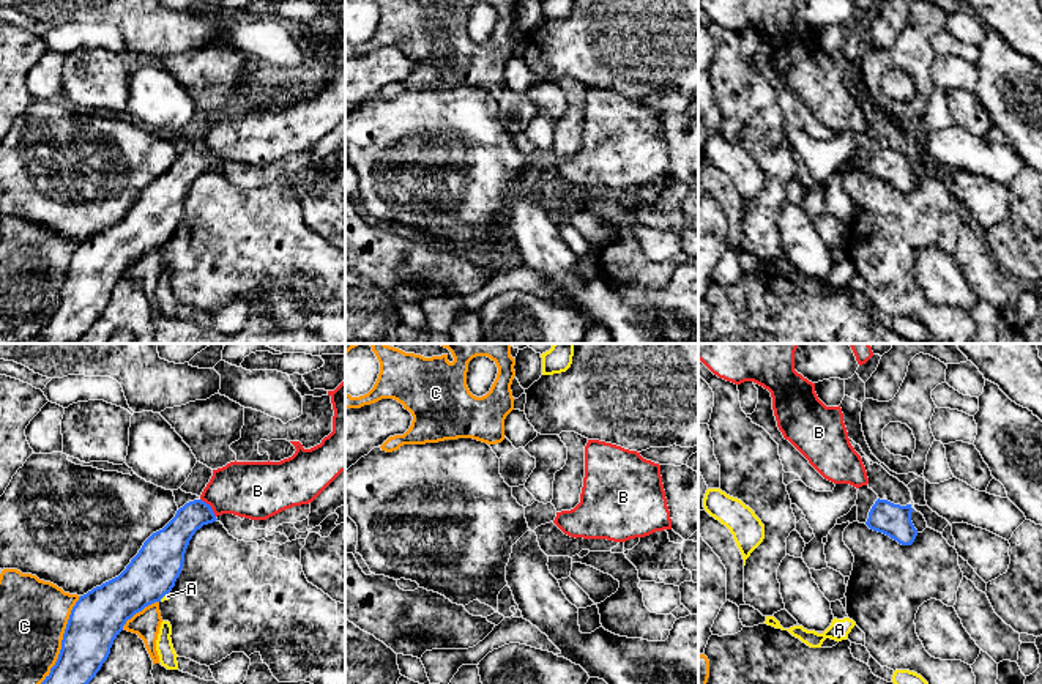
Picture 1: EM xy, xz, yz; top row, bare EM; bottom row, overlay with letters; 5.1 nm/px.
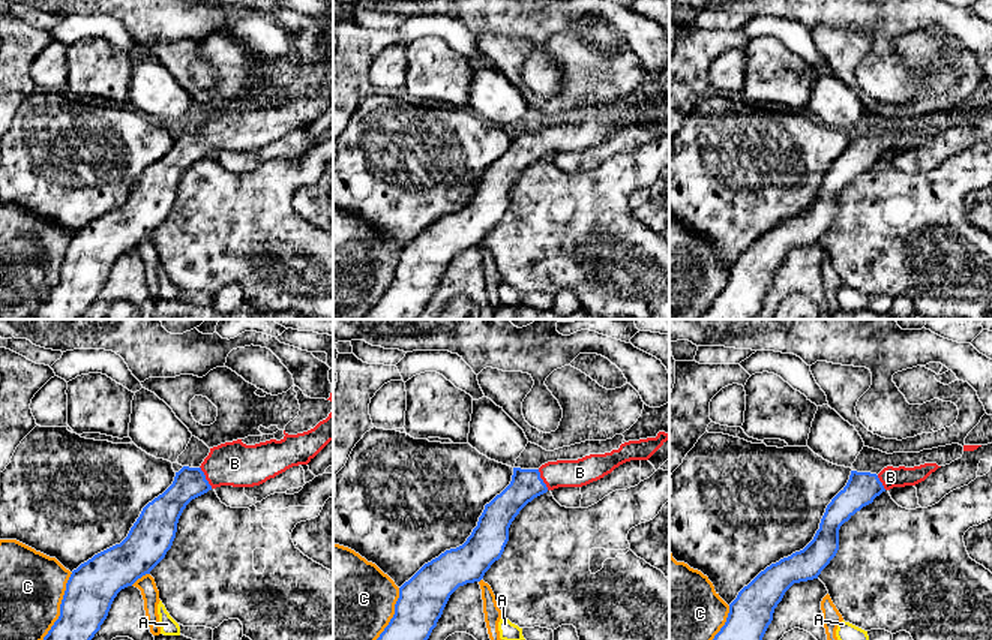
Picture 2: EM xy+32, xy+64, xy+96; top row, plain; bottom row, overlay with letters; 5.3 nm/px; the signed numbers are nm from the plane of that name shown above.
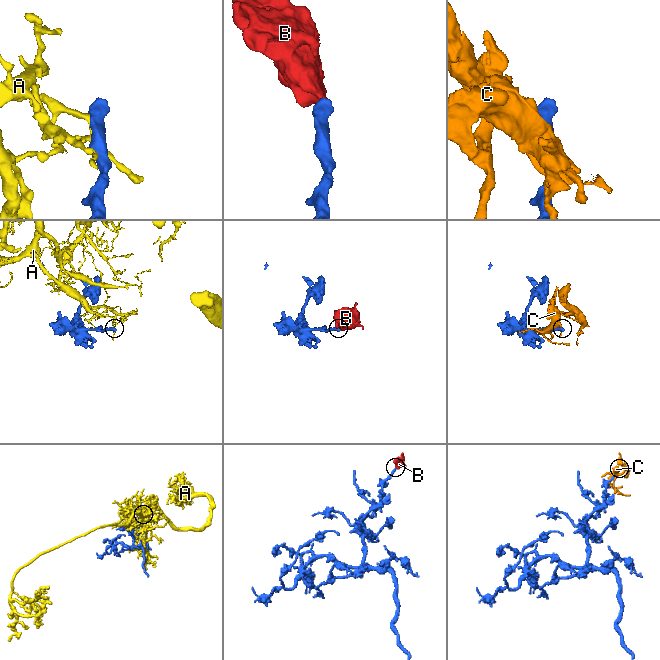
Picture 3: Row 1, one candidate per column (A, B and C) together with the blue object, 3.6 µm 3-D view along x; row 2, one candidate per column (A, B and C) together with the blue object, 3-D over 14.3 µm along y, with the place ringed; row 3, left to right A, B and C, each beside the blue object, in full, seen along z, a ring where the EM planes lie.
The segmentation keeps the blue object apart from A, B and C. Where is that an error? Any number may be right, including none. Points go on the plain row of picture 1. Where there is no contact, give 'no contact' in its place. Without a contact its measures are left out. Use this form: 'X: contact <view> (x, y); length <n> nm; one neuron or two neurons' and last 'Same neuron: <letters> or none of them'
A: contact xy (164, 241); length 80 nm; two neurons
B: contact xy (210, 153); length 130 nm; one neuron
C: contact xy (62, 292); length 550 nm; two neurons
Same neuron: B

